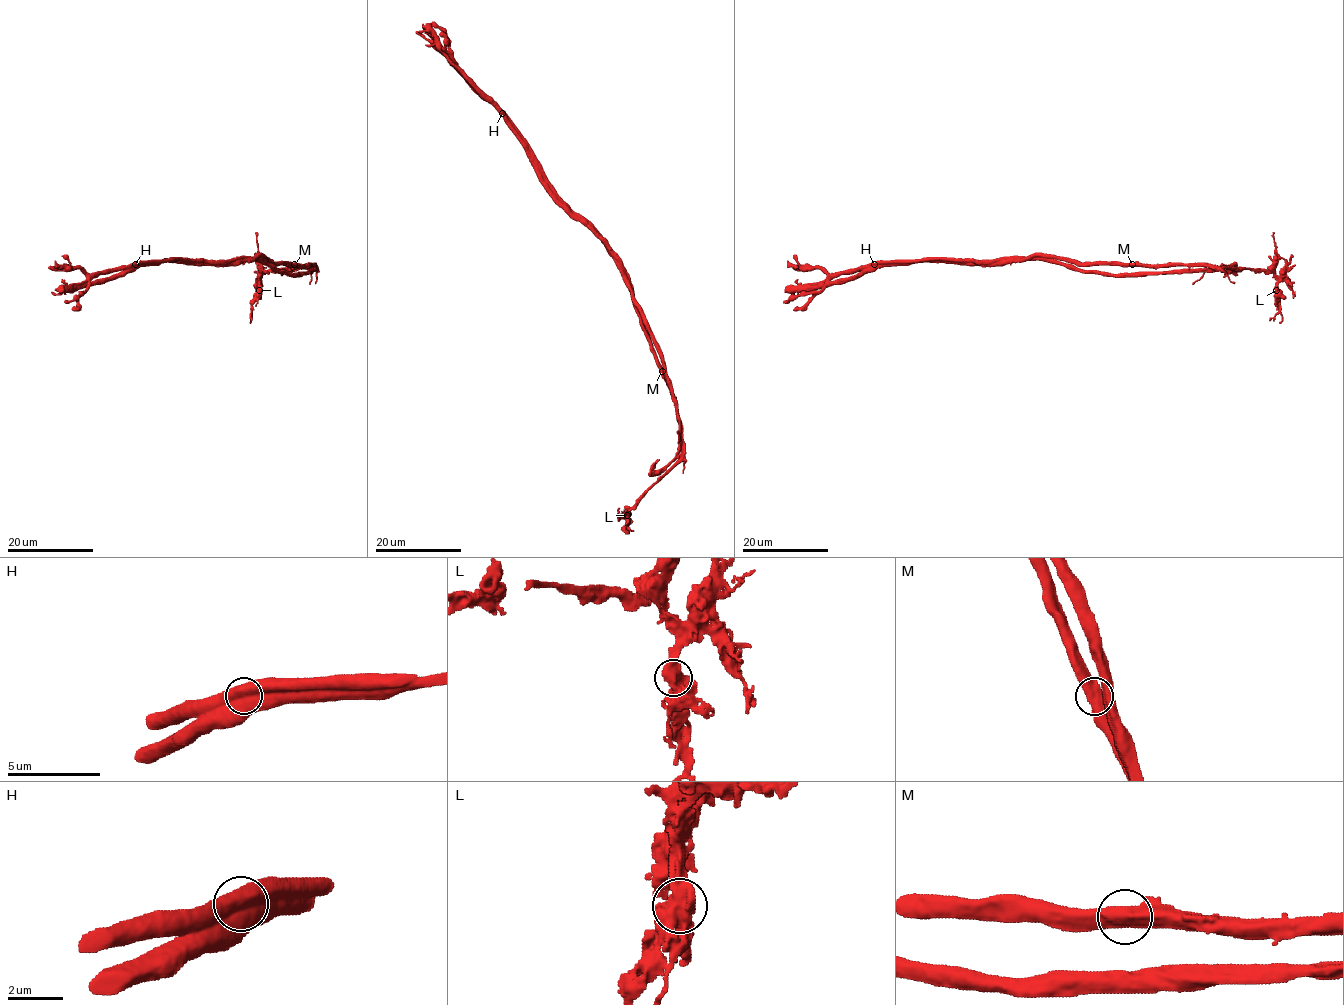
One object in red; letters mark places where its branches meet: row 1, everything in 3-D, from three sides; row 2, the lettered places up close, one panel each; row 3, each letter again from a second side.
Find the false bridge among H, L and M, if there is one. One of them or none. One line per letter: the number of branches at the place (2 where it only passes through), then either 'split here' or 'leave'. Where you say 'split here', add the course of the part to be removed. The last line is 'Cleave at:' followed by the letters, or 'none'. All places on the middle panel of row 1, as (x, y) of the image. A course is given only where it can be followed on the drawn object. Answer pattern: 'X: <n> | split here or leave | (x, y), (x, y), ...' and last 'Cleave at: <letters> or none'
H: 2 | split here | (502, 113), (543, 181), (595, 231), (614, 259), (659, 354), (679, 423), (679, 453), (655, 470), (659, 459)
L: 2 | leave
M: 2 | leave
Cleave at: H

